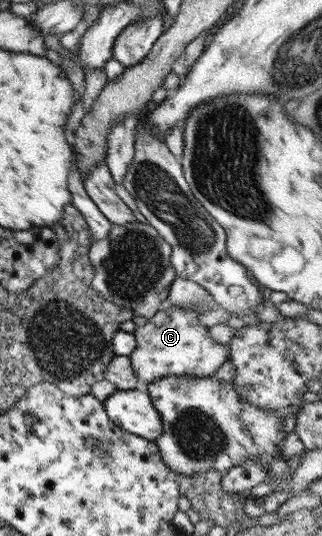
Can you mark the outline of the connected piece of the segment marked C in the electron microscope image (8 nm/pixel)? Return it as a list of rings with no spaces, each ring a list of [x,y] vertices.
[[[165,306],[152,315],[145,324],[136,326],[131,334],[135,348],[129,354],[133,374],[136,375],[138,388],[144,388],[154,379],[168,375],[189,377],[210,377],[227,359],[229,349],[216,344],[208,336],[208,328],[198,323],[198,310],[170,308]]]

